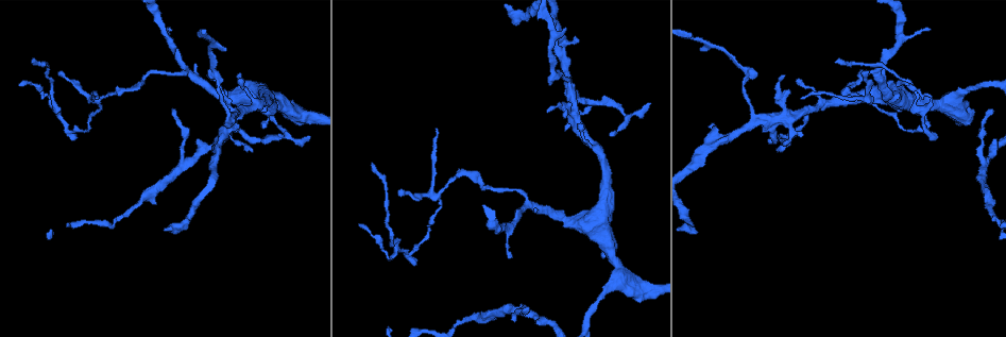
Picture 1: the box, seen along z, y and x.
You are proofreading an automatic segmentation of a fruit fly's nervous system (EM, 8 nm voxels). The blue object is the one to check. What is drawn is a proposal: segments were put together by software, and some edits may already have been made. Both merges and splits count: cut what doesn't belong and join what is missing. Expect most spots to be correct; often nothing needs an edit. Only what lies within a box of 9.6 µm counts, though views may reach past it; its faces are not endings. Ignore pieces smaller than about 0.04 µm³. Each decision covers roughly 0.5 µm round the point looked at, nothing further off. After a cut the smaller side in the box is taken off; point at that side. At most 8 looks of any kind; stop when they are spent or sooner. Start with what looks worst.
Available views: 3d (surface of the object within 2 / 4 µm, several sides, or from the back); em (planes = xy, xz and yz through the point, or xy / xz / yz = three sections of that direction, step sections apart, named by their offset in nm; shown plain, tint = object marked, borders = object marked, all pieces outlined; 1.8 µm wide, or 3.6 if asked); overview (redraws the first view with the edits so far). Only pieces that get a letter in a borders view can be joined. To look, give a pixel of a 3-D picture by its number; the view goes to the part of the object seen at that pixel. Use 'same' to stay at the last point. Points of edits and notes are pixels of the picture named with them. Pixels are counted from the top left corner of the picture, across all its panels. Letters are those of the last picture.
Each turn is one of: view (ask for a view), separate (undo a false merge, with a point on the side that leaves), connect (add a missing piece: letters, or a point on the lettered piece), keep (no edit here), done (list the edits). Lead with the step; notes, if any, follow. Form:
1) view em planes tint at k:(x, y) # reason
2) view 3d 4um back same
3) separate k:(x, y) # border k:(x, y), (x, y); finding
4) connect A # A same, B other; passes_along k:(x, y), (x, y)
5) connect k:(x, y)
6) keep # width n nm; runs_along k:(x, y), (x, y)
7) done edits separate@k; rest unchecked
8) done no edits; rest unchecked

view em 3.6um xy step 16 tint at 1:(757, 121)

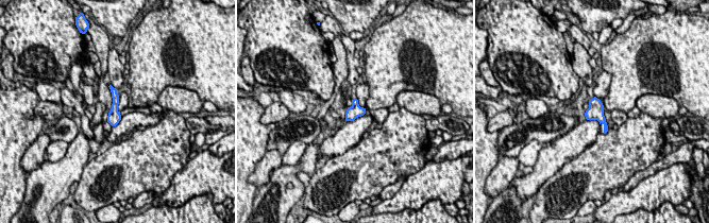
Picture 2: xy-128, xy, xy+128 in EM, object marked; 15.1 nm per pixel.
view em 3.6um planes borders same # another direction

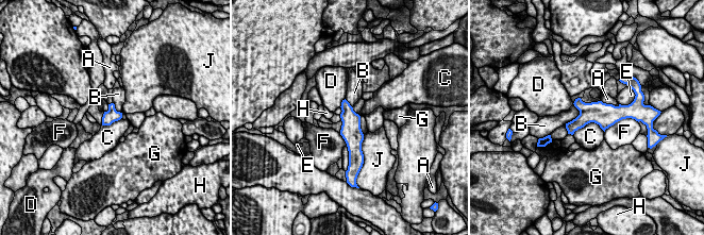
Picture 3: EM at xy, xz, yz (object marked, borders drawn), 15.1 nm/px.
keep # A other, B other, C other, D other, E other, F other, G other, H other, J other; border 3:(604, 131), (588, 122), (572, 134); one neuron here

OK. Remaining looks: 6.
view 3d 2um at 1:(173, 111) # free end

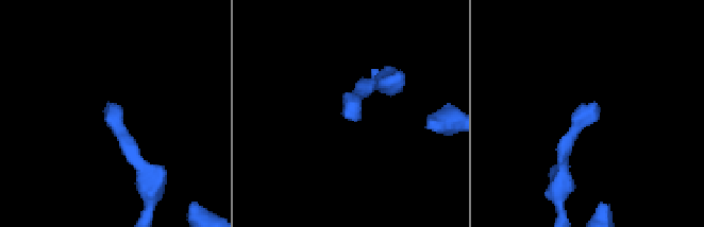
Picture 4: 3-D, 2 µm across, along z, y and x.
view em planes borders at 4:(109, 102) # now the EM

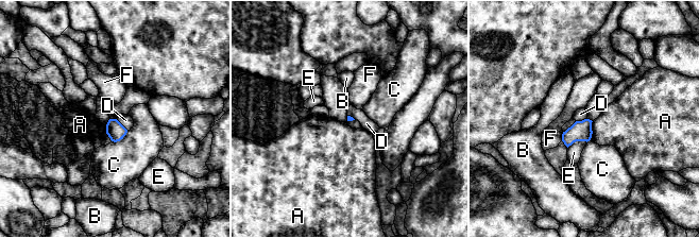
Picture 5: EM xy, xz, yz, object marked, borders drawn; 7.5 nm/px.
keep # A other, B other, C other, D other, E other, F other; border 5:(116, 119), (128, 130); no lettered piece goes on from it

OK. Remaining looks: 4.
view em yz step 8 tint at 1:(898, 85) # tapers out

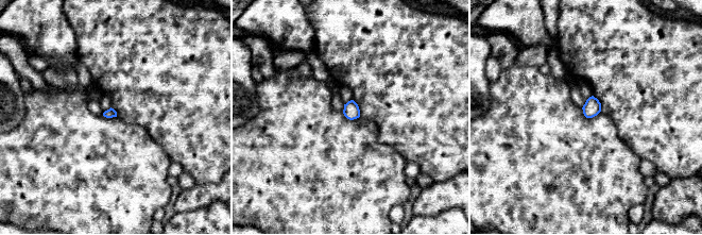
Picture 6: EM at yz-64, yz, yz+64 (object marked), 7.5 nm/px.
view em yz step 8 borders same # what lies round it

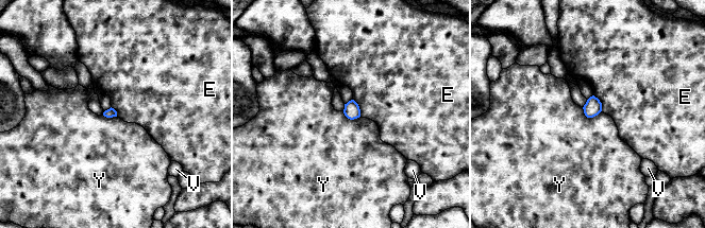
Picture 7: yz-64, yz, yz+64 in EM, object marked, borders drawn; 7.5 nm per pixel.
keep # longest_contact Y 160 nm; E other, V other, Y other; border 7:(582, 107), (587, 117), (601, 110); none of them fits

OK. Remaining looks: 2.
done no edits; rest unchecked

